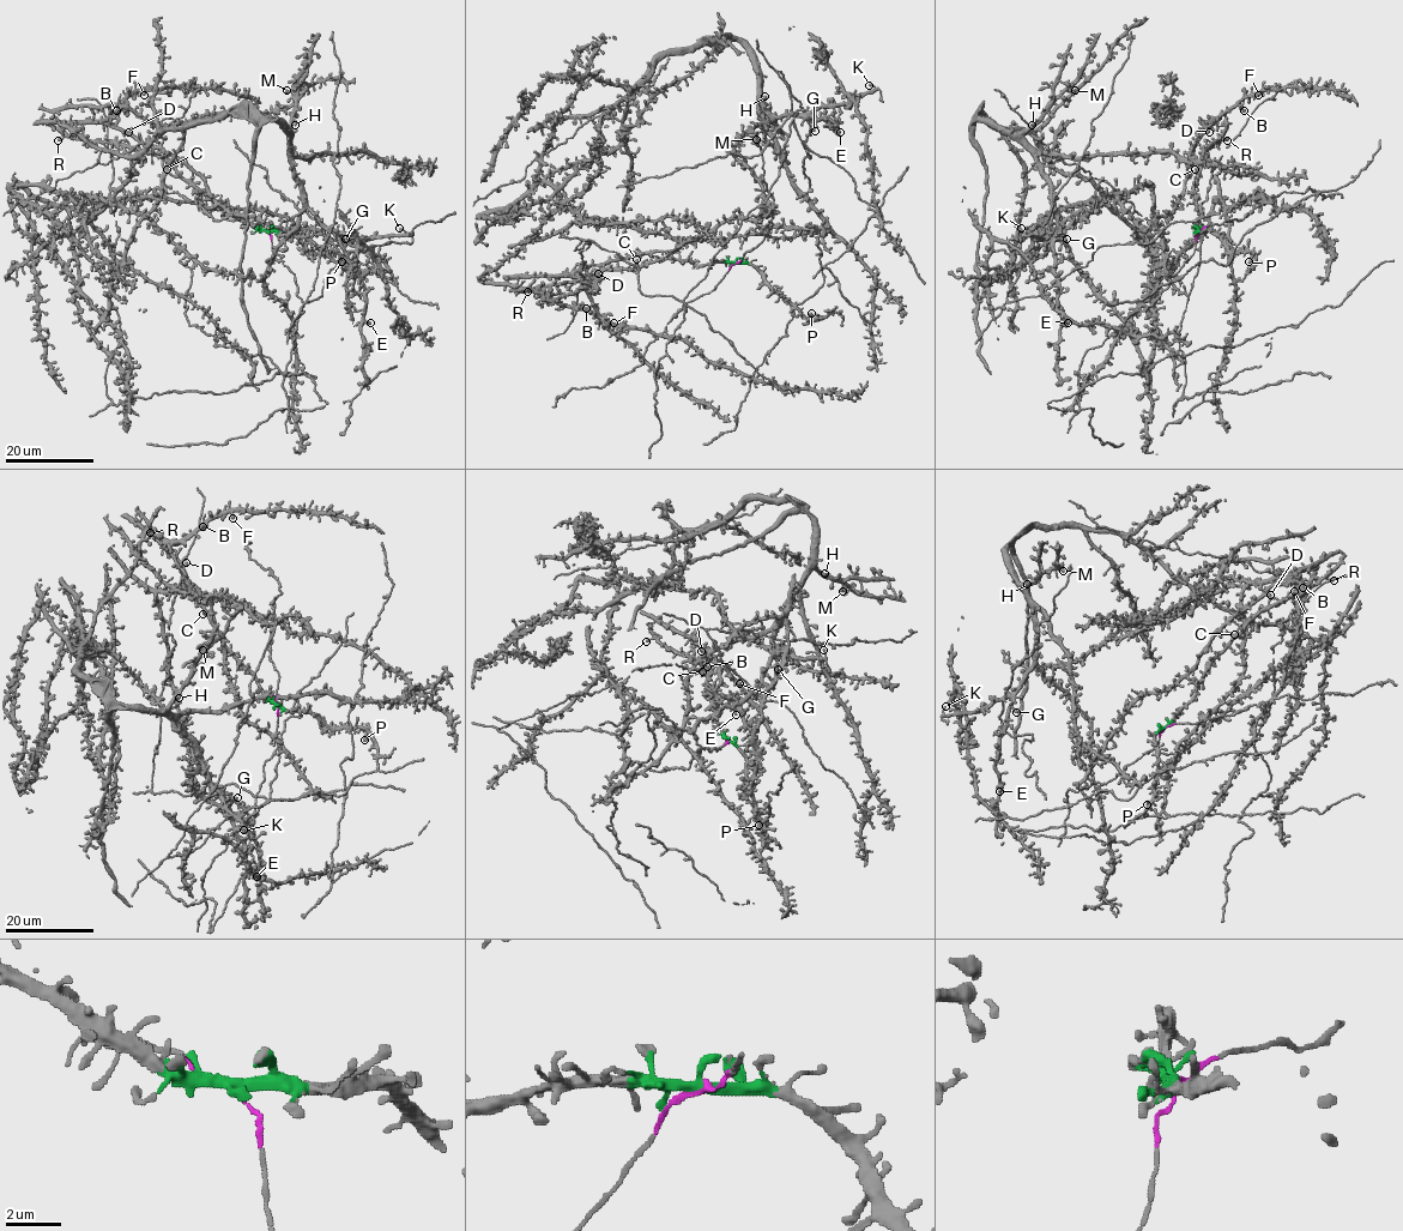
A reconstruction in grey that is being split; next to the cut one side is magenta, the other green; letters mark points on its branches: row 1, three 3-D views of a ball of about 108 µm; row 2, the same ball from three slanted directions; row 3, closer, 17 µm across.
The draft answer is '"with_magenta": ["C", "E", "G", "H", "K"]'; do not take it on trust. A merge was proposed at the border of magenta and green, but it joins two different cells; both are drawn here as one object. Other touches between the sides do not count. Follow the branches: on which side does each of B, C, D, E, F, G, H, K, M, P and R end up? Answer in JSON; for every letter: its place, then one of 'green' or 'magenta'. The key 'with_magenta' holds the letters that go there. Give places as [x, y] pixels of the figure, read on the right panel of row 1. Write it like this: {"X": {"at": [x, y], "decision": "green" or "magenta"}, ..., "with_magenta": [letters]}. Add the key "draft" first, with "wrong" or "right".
{"draft": "wrong", "B": {"at": [1244, 110], "decision": "green"}, "C": {"at": [1195, 169], "decision": "green"}, "D": {"at": [1209, 132], "decision": "green"}, "E": {"at": [1068, 323], "decision": "magenta"}, "F": {"at": [1258, 95], "decision": "green"}, "G": {"at": [1066, 239], "decision": "magenta"}, "H": {"at": [1032, 125], "decision": "magenta"}, "K": {"at": [1021, 228], "decision": "magenta"}, "M": {"at": [1075, 90], "decision": "magenta"}, "P": {"at": [1249, 261], "decision": "green"}, "R": {"at": [1227, 140], "decision": "green"}, "with_magenta": ["E", "G", "H", "K", "M"]}

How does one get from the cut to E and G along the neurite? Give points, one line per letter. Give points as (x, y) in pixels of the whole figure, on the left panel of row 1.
E: (266, 231), (294, 275), (304, 312), (296, 321), (264, 275), (306, 209), (336, 234), (370, 324)
G: (266, 231), (276, 259), (294, 275), (304, 312), (295, 321), (264, 279), (274, 248), (306, 209), (345, 239)

